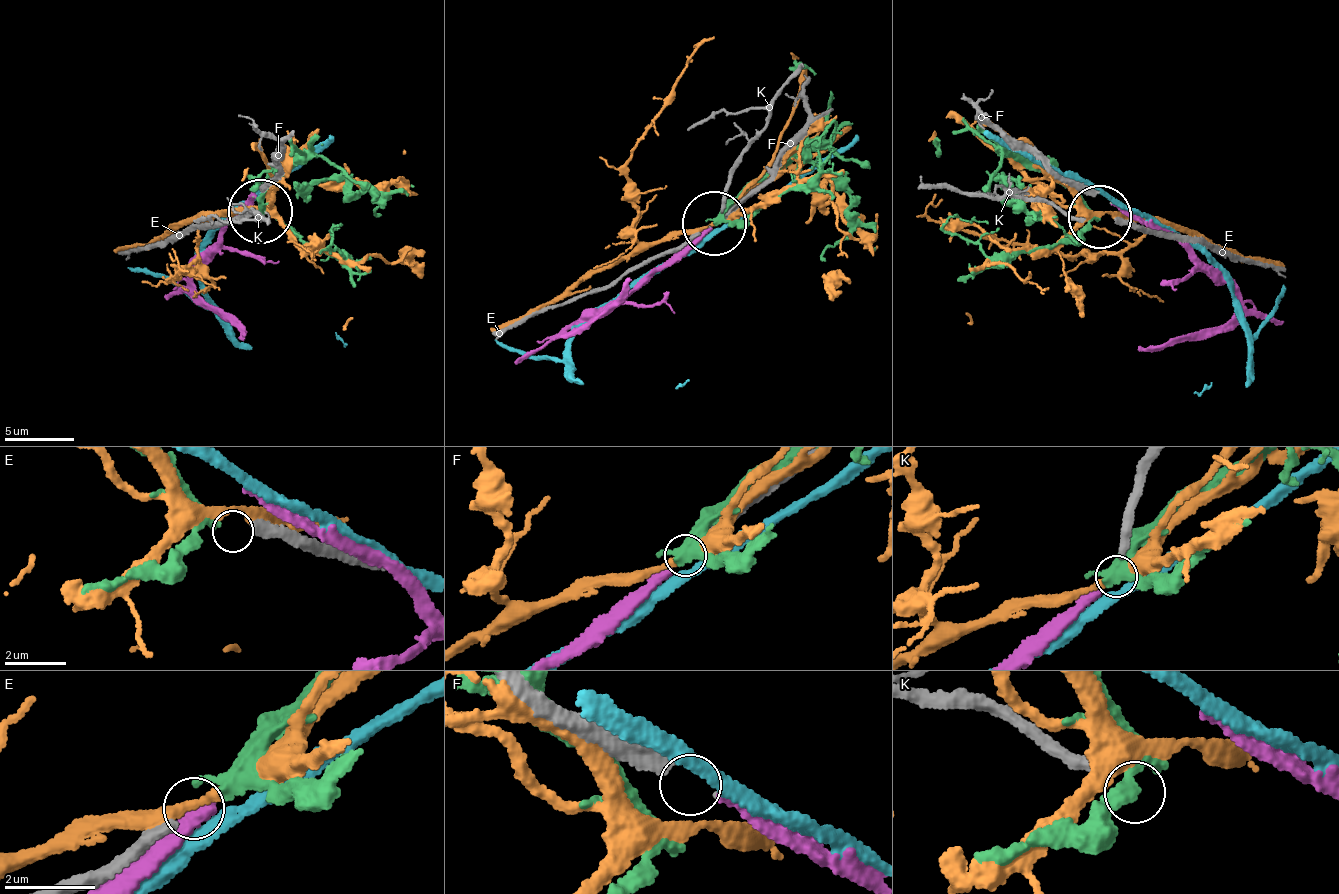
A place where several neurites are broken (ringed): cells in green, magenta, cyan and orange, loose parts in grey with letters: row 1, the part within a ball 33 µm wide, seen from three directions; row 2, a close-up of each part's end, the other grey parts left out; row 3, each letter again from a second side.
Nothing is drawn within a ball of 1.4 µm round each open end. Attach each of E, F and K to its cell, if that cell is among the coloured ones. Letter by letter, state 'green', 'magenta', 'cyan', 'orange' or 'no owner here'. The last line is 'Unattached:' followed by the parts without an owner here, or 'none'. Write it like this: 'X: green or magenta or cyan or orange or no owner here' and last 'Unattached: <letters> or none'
E: green
F: magenta
K: no owner here
Unattached: K

